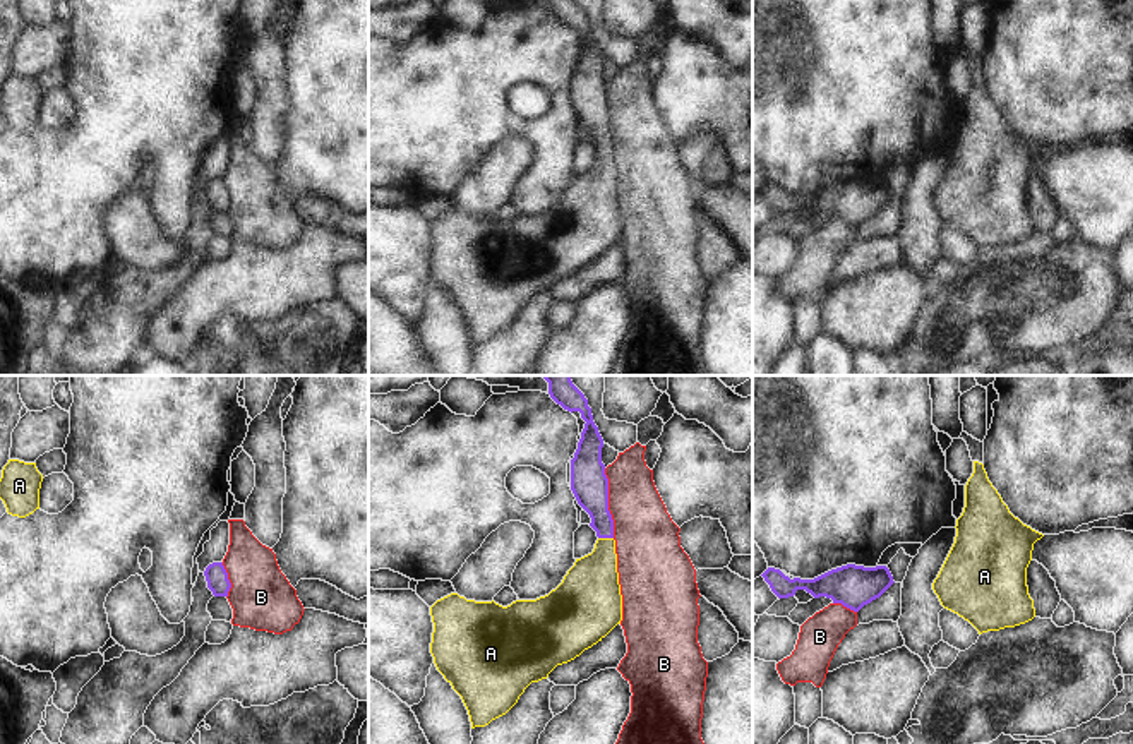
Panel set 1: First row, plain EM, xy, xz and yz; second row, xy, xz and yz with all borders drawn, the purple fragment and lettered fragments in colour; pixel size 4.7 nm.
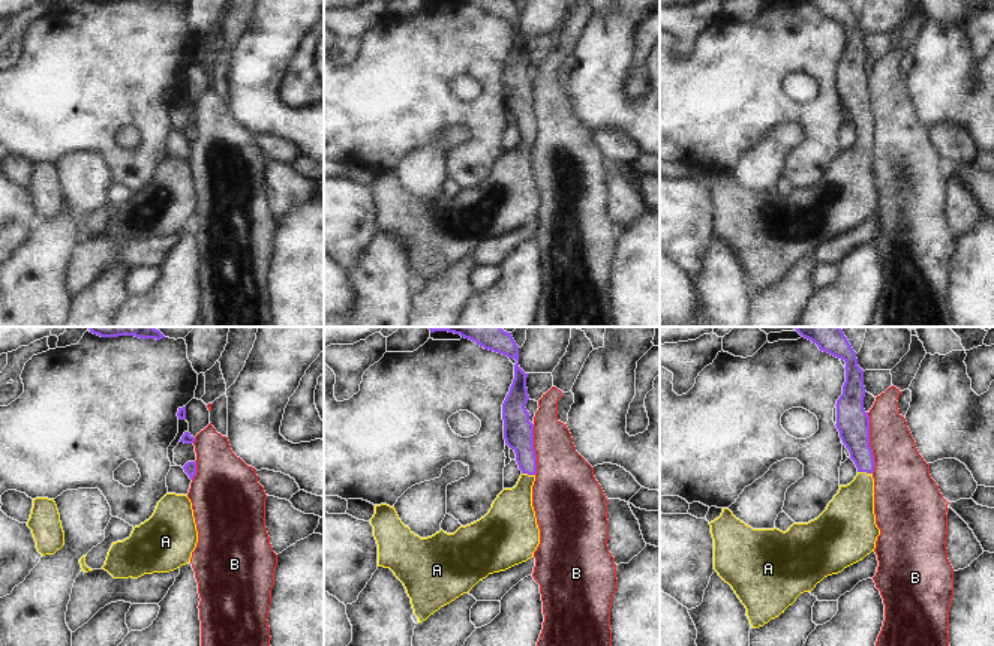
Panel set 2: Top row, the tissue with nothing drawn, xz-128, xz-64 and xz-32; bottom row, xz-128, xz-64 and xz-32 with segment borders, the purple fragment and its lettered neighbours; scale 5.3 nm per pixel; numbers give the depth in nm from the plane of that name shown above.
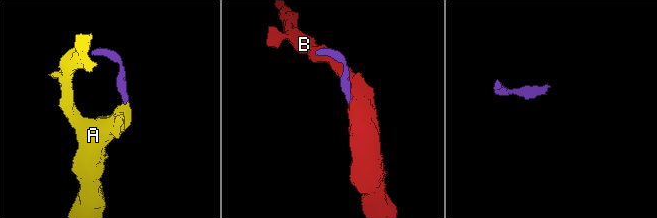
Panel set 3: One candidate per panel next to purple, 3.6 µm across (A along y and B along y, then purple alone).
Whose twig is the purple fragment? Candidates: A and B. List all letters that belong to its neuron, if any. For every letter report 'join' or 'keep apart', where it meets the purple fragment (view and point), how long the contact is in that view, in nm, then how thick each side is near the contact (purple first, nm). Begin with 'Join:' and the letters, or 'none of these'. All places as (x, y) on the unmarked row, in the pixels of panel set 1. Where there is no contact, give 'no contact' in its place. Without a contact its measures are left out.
Join: A
A: join | xz (605, 153) | 70 nm | 170/260 nm
B: keep apart | xz (607, 119) | 340 nm | 180/300 nm

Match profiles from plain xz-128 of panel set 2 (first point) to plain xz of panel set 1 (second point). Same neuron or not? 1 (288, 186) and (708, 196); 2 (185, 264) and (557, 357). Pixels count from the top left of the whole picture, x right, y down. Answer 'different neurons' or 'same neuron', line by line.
1: different neurons
2: same neuron

